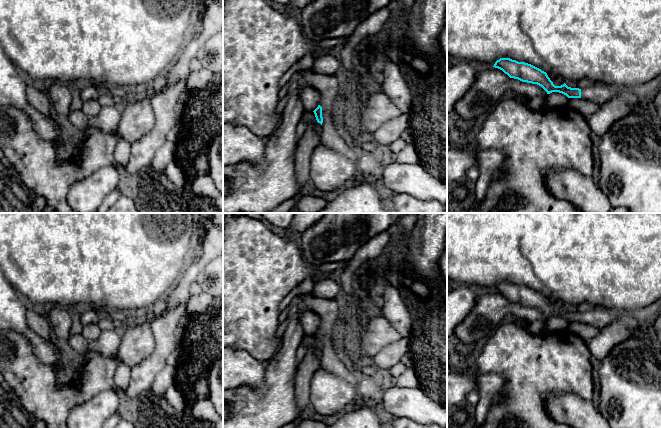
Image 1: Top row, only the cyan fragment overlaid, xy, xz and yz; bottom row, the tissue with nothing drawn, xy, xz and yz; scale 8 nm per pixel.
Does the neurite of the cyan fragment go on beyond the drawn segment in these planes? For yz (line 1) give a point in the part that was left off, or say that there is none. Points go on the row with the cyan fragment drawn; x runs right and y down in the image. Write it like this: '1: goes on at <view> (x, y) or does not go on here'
1: goes on at yz (601, 93)

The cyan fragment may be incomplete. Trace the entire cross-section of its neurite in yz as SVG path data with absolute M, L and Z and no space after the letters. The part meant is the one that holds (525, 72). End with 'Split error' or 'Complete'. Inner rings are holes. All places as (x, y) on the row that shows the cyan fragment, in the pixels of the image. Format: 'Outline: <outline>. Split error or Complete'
Outline: M500 58L495 62L493 67L502 70L510 78L537 84L541 86L547 94L559 92L568 98L587 99L599 106L610 101L618 94L618 88L603 83L592 83L591 86L584 89L571 88L565 83L561 86L555 86L546 72L531 64L518 62L510 58Z. Split error

